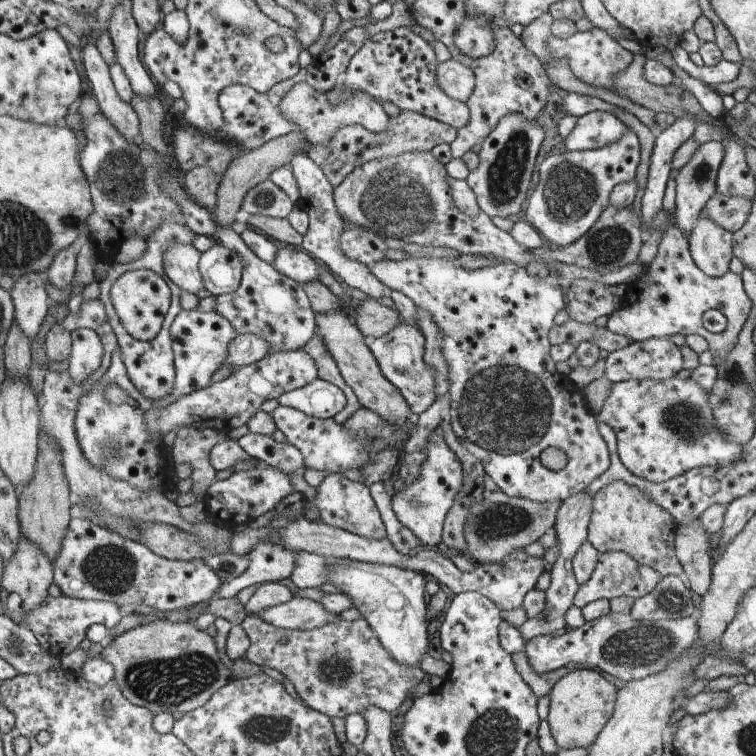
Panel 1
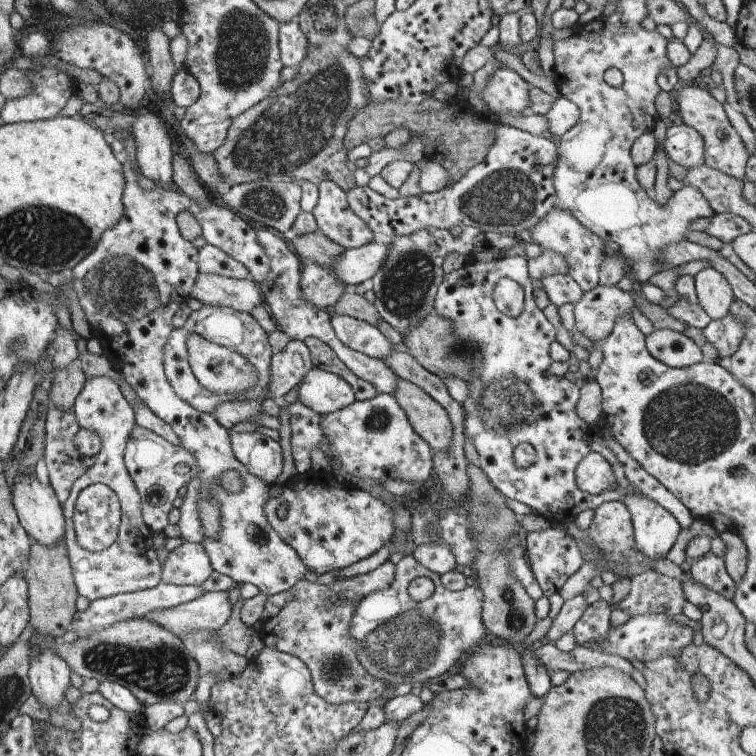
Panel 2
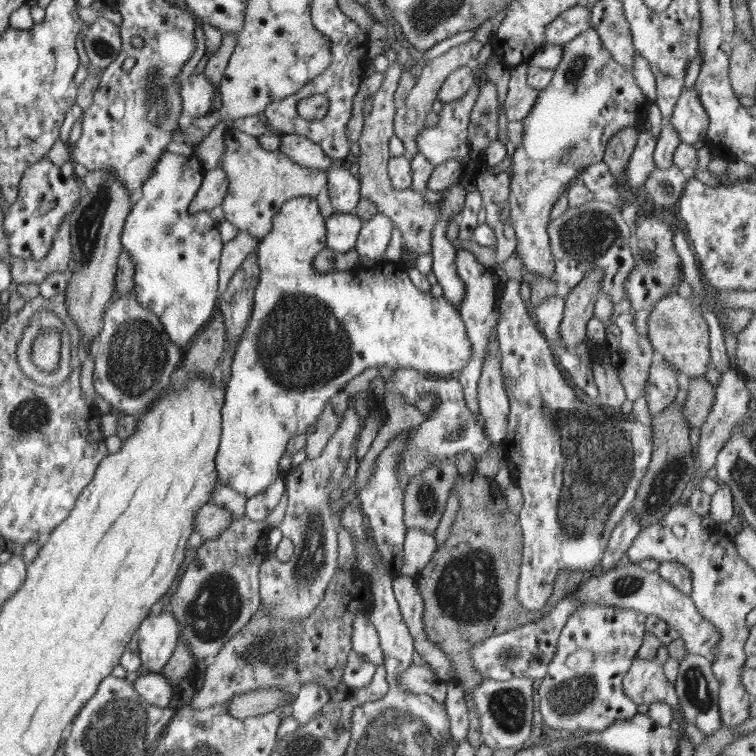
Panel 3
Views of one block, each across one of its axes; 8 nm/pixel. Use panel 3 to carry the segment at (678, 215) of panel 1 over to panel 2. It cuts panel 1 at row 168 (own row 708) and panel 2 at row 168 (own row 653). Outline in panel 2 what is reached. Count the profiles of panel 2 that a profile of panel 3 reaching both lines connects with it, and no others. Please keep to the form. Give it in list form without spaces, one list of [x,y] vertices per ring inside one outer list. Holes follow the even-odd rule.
[[[673,124],[667,128],[665,152],[670,159],[684,168],[704,166],[704,140],[691,126]]]

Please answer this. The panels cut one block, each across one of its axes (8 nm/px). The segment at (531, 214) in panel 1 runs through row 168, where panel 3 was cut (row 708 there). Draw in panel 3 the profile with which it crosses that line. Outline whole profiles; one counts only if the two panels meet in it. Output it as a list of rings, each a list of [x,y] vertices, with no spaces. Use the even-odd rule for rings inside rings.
[[[584,604],[570,615],[557,640],[555,655],[549,664],[546,677],[540,680],[542,684],[538,688],[538,708],[548,734],[557,735],[560,729],[576,736],[600,732],[612,724],[619,723],[620,720],[630,720],[638,714],[638,705],[624,695],[623,679],[630,671],[639,648],[643,646],[646,617],[647,615],[641,612],[629,608],[615,608],[609,604]]]

